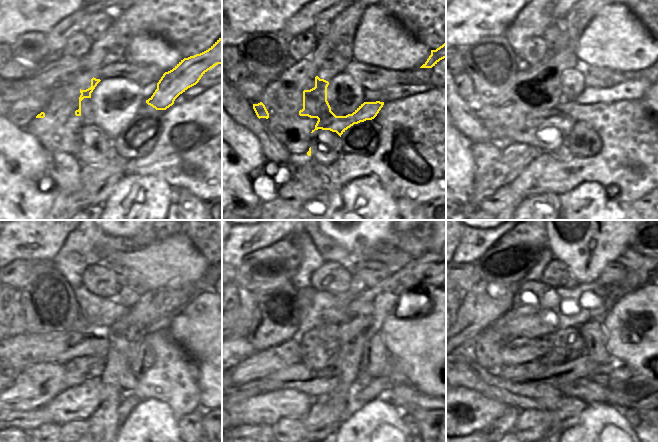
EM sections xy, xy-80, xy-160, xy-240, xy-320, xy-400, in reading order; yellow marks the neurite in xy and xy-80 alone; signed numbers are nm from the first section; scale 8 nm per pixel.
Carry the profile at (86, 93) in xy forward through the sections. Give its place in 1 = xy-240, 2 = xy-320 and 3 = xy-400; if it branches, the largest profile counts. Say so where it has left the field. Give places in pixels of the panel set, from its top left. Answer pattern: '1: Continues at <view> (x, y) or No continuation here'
1: Continues at xy-240 (86, 337)
2: Continues at xy-320 (242, 349)
3: Continues at xy-400 (467, 350).

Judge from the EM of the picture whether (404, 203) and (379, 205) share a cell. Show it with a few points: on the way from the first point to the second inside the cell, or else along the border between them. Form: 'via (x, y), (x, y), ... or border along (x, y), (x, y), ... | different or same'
border along (394, 198), (398, 209) | different

